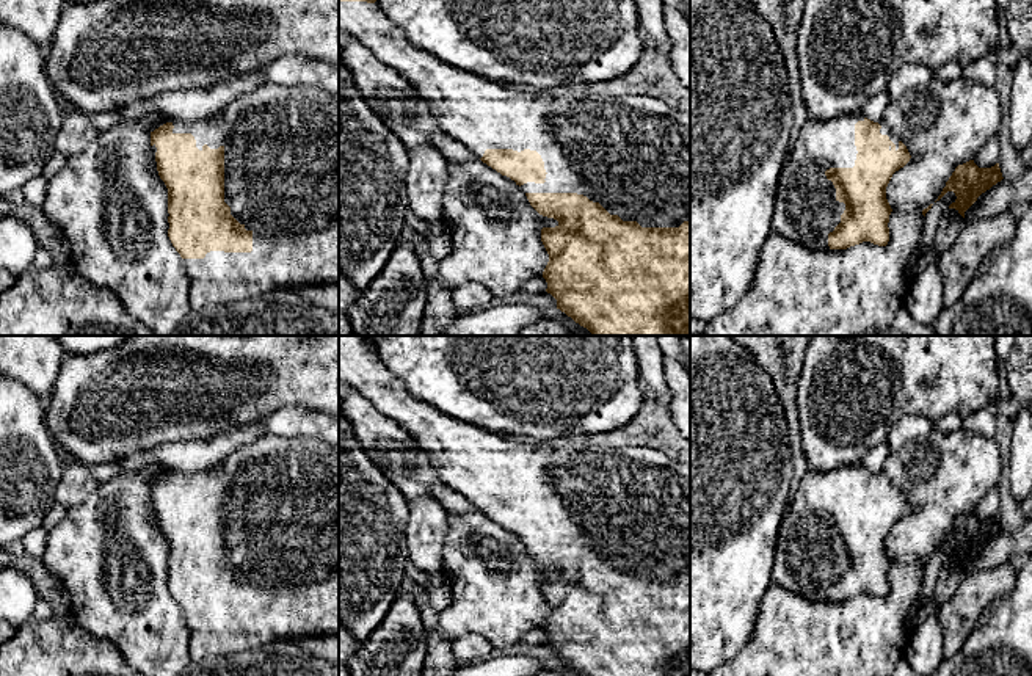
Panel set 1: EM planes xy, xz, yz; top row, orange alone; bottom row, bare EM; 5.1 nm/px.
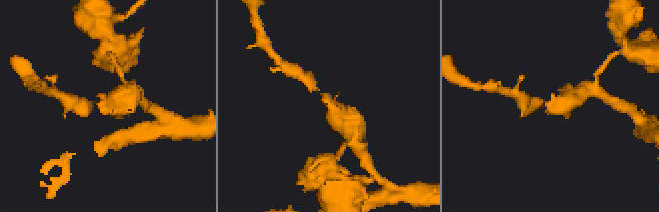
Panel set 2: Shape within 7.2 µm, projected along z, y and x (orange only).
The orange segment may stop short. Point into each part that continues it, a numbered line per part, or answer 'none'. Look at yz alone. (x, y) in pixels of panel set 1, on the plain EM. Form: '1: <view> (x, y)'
1: yz (806, 562)

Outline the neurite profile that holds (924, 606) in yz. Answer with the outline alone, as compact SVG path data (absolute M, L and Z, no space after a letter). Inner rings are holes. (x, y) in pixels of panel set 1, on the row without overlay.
M947 543L939 552L933 554L932 560L925 565L924 580L921 593L914 605L911 607L908 632L910 635L927 620L927 616L938 607L935 602L935 587L939 571L955 554L957 547L954 543Z

